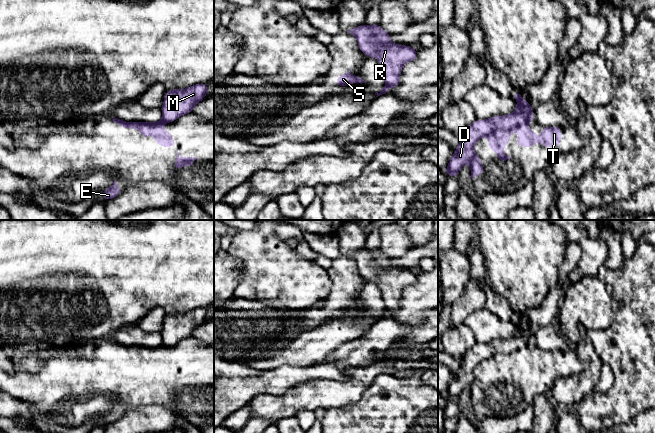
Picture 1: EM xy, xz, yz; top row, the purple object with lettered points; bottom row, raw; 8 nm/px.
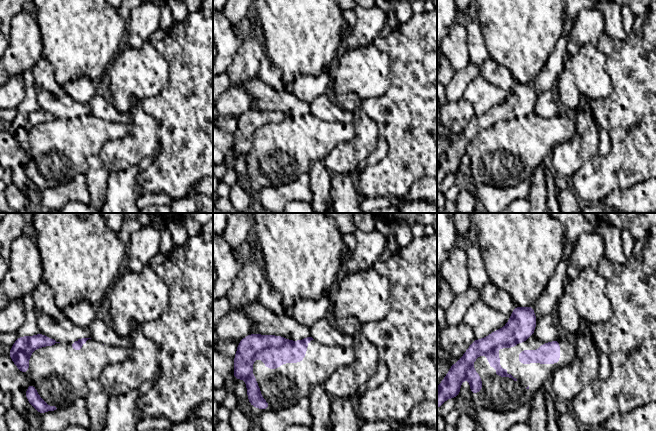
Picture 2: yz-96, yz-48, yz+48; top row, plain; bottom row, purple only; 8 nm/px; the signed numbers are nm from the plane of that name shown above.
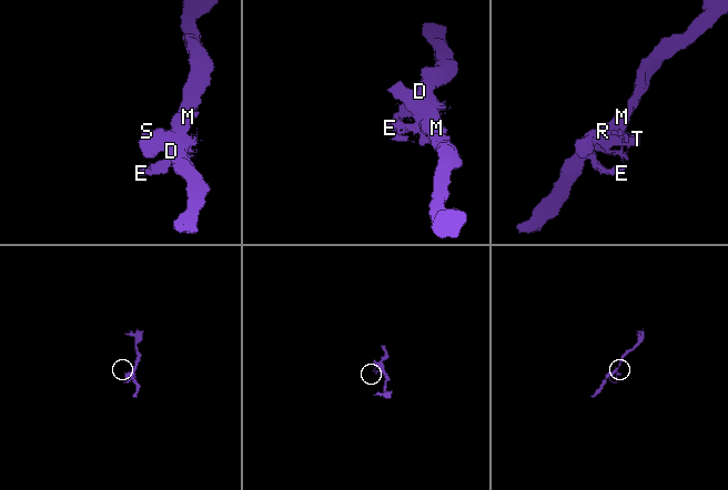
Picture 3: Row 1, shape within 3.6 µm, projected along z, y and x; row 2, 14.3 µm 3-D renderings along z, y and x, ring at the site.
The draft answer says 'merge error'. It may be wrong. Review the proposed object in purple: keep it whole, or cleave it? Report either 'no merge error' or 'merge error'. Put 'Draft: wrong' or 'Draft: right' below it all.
merge error
Draft: right

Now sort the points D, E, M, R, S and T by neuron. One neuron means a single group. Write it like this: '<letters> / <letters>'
D M R / E S T

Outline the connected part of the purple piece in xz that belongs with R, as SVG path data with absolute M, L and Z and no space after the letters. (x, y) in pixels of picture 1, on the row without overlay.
M364 247L348 257L355 260L360 275L366 281L377 282L385 301L385 308L390 312L397 312L400 309L403 289L417 283L416 271L391 267L392 258L383 254L379 247L376 249Z

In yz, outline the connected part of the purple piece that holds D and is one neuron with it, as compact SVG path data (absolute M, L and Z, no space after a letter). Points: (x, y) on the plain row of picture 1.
M515 318L517 332L513 337L502 340L497 339L489 343L476 343L462 358L460 367L449 384L448 390L443 396L450 401L457 401L459 395L466 386L470 386L475 379L474 369L483 360L487 360L497 353L509 354L533 340L534 333L527 323L523 323L520 318Z

